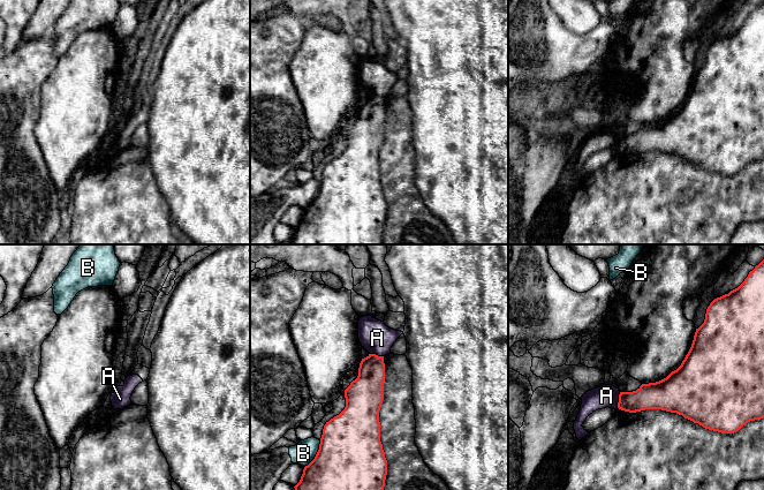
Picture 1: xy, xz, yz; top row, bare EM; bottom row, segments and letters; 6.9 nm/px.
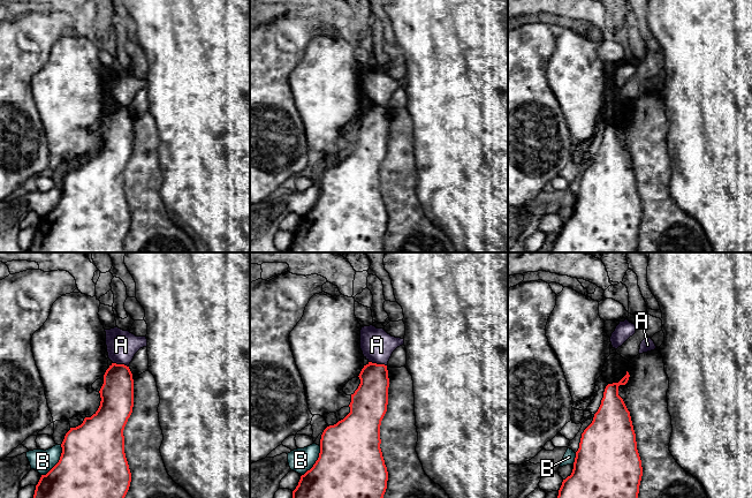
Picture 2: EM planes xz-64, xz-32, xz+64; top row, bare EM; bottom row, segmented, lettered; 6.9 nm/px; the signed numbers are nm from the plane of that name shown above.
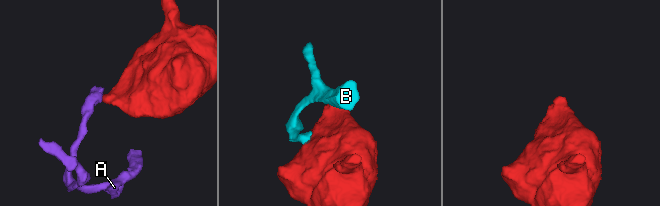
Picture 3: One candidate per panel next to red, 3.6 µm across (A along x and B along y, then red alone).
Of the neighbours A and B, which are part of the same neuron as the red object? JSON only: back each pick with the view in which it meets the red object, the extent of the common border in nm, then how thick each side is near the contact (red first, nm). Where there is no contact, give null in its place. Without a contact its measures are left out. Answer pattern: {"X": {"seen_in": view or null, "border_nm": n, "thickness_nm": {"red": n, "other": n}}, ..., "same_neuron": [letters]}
{"same_neuron": []}

